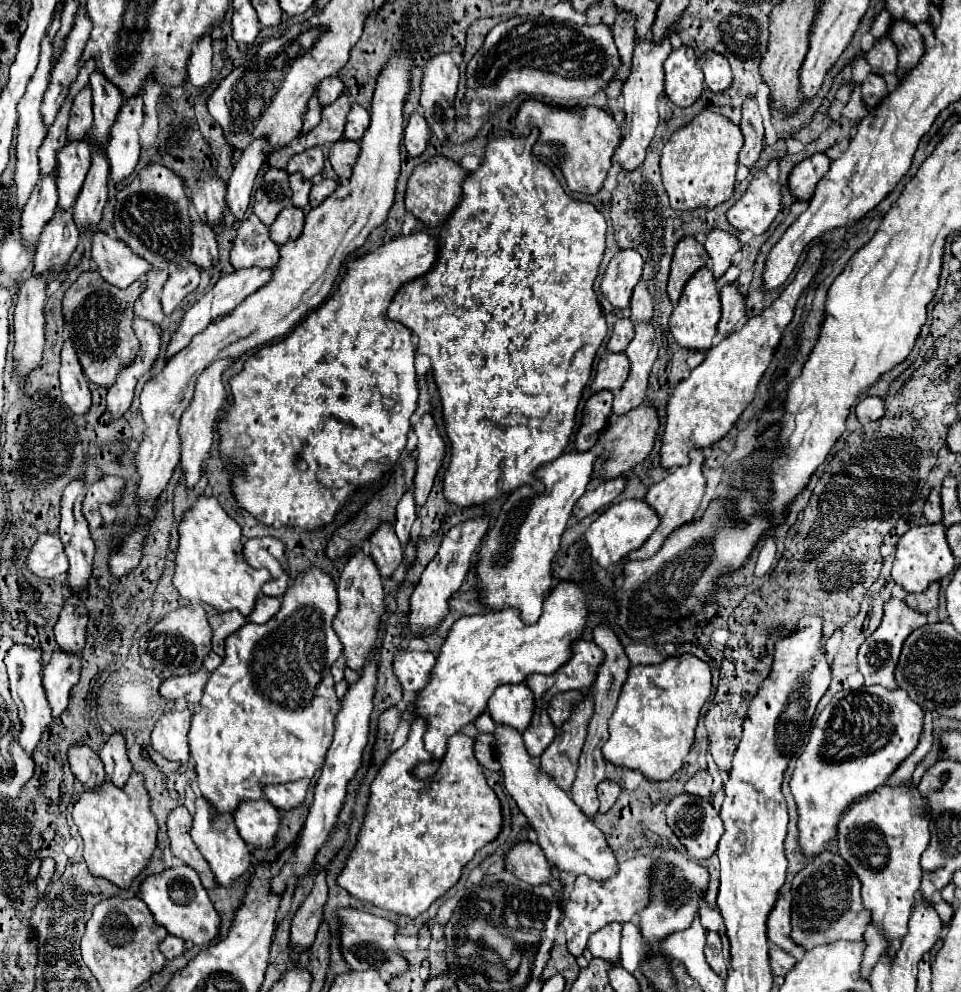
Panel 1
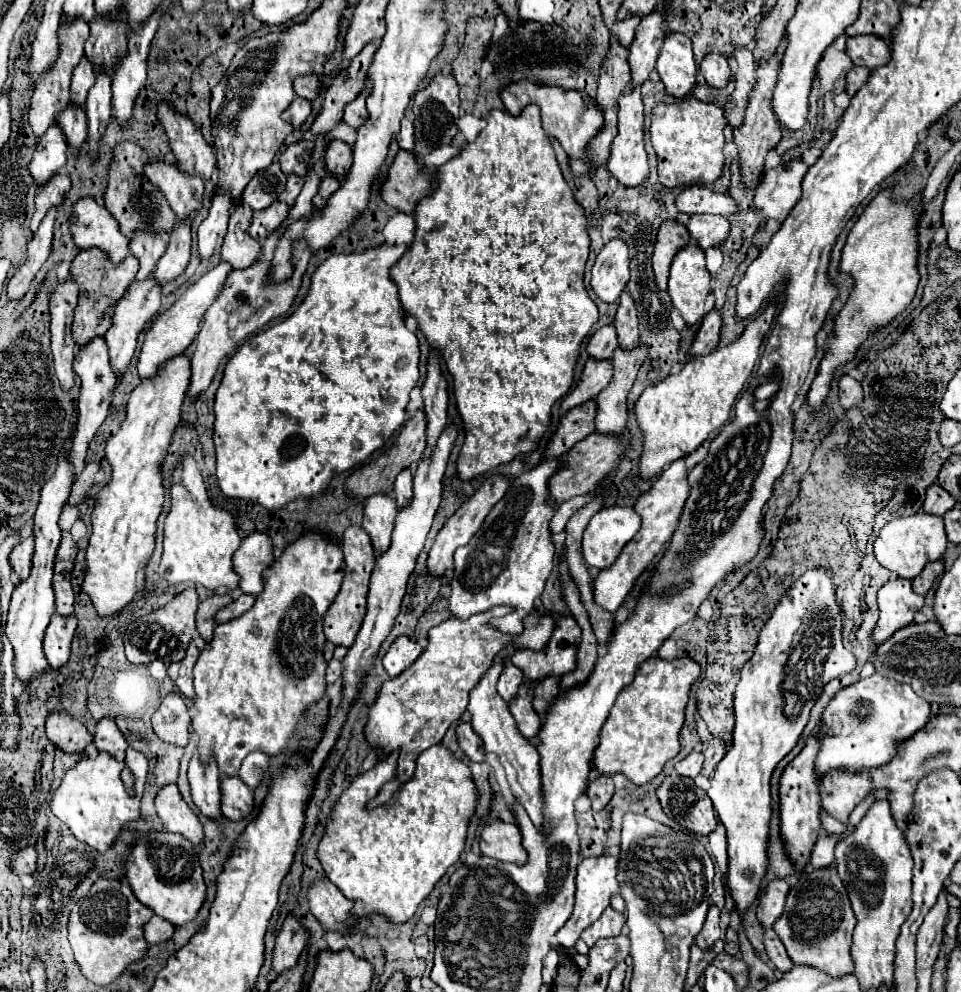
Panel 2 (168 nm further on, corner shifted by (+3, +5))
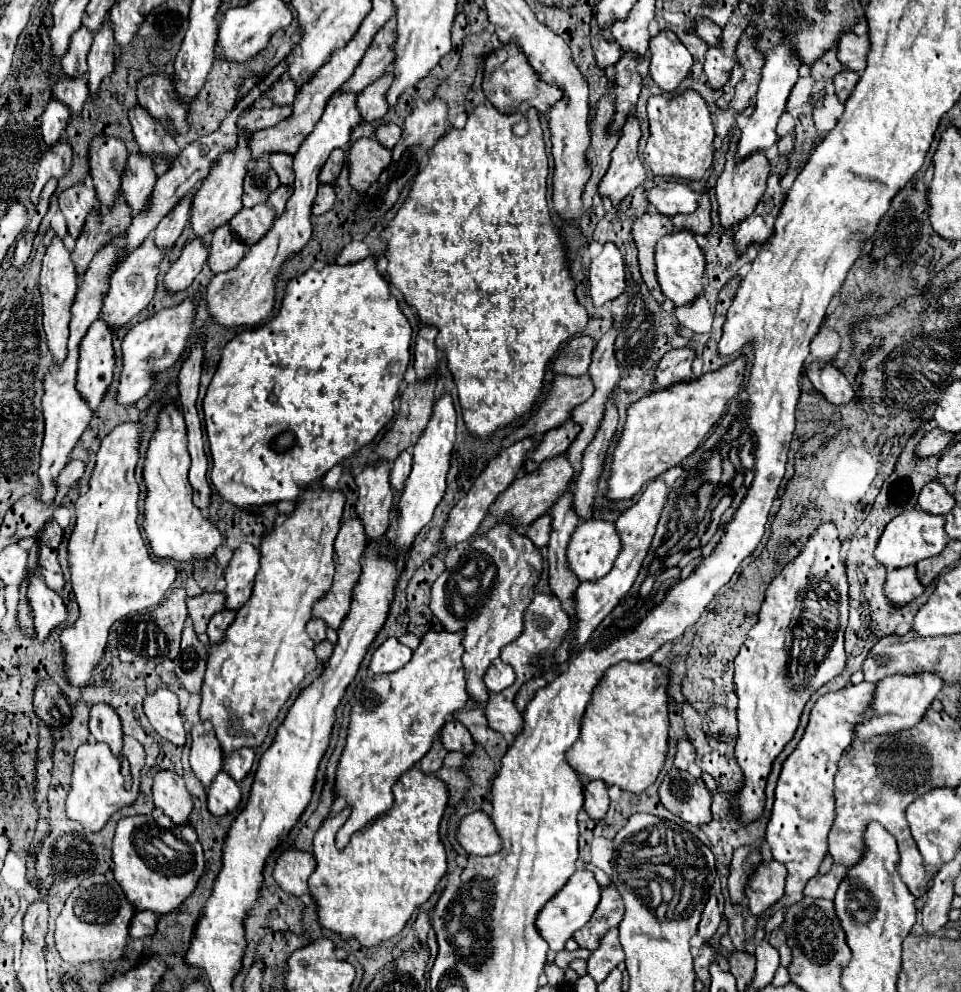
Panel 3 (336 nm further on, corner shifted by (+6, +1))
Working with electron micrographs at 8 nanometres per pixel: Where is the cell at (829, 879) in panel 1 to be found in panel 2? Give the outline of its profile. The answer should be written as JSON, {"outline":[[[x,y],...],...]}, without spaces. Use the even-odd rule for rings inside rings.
{"outline":[[[834,866],[804,872],[796,886],[790,888],[786,898],[786,908],[780,920],[774,924],[778,938],[784,942],[788,956],[794,964],[816,966],[830,976],[844,976],[854,972],[852,966],[852,930],[856,926],[856,916],[848,898],[848,892]]]}

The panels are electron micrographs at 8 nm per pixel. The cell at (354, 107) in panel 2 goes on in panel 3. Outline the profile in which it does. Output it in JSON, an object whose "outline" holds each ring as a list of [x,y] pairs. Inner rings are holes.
{"outline":[[[385,74],[383,78],[373,82],[359,94],[357,106],[359,106],[363,120],[371,122],[371,120],[379,120],[387,114],[389,106],[385,106],[385,90],[389,90],[391,82],[393,82],[393,74]]]}

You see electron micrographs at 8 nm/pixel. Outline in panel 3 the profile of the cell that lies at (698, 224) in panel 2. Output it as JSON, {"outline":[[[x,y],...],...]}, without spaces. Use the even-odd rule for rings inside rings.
{"outline":[[[703,192],[699,196],[699,206],[693,214],[677,214],[673,216],[673,226],[681,228],[681,230],[691,230],[693,234],[707,234],[711,230],[711,206],[709,206],[709,196],[707,192]]]}

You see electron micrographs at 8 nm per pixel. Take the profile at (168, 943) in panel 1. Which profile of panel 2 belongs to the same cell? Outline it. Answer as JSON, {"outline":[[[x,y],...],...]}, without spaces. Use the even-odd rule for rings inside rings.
{"outline":[[[152,916],[152,920],[144,926],[144,936],[148,944],[162,944],[174,936],[174,926],[160,916]]]}

